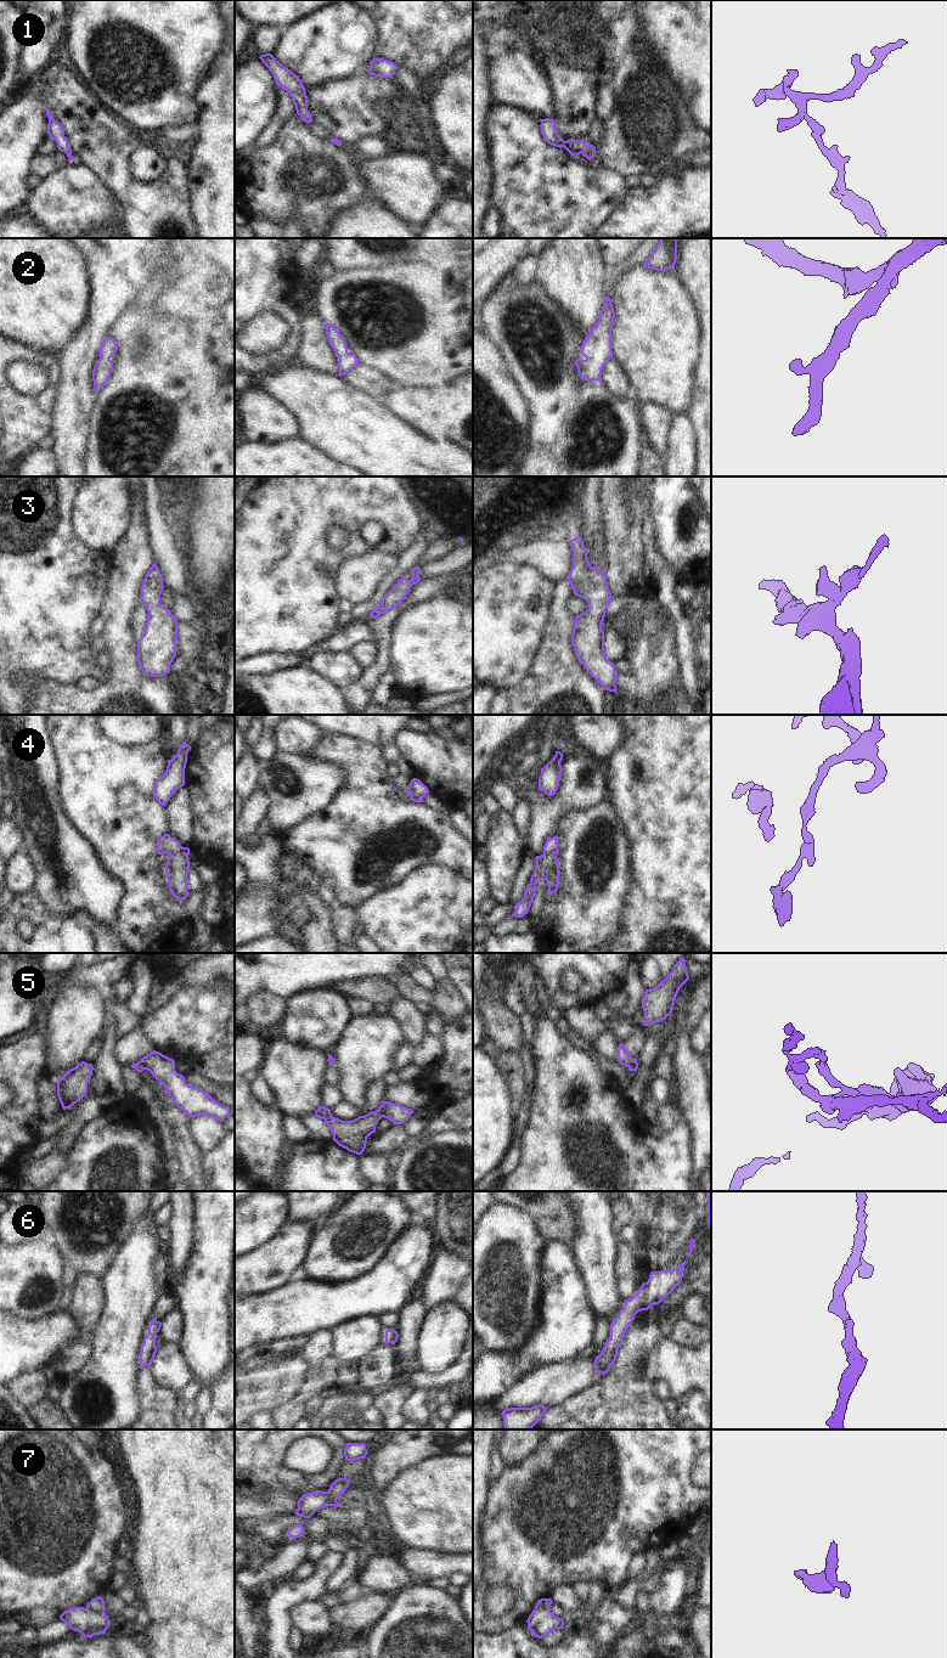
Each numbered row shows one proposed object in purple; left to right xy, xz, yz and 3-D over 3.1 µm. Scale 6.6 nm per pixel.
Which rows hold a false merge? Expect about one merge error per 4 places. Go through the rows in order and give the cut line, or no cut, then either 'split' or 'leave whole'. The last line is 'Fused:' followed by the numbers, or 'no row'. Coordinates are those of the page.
1: no cut; leave whole
2: no cut; leave whole
3: no cut; leave whole
4: cut in xy along (184, 847), (170, 855); split
5: cut in xy along (139, 1061), (145, 1069); split
6: no cut; leave whole
7: cut in xz along (326, 1492), (326, 1498), (332, 1505); split
Fused: 4, 5, 7

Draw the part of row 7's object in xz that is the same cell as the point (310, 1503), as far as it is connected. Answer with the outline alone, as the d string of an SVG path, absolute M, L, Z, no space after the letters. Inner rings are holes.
M316 1490L304 1494L298 1500L298 1508L294 1513L304 1518L310 1518L317 1510L326 1506L343 1507L338 1501L331 1505L327 1499L327 1491Z

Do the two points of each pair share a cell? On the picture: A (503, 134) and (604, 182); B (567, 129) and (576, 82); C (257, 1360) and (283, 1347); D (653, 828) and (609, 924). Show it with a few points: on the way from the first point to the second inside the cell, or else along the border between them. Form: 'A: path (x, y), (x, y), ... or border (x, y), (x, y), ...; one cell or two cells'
A: path (529, 159), (544, 174), (579, 174); one cell
B: path (568, 117), (575, 107), (575, 94); one cell
C: path (263, 1355), (277, 1347); one cell
D: border (630, 849), (630, 884), (623, 906); two cells

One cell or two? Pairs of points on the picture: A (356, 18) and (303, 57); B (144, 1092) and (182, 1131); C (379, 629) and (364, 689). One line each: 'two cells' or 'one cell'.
A: one cell
B: two cells
C: one cell

